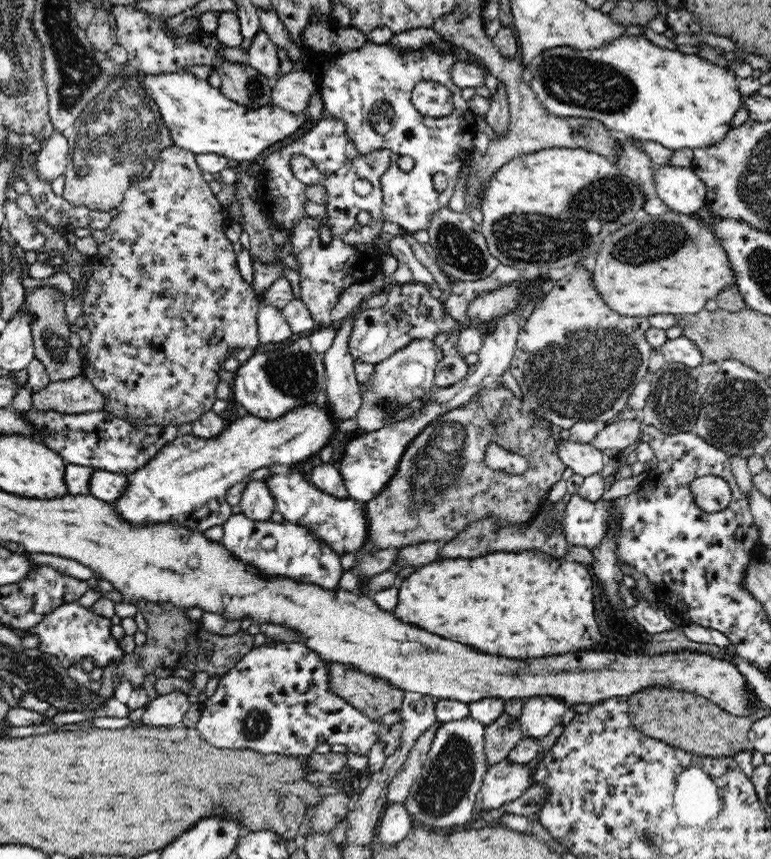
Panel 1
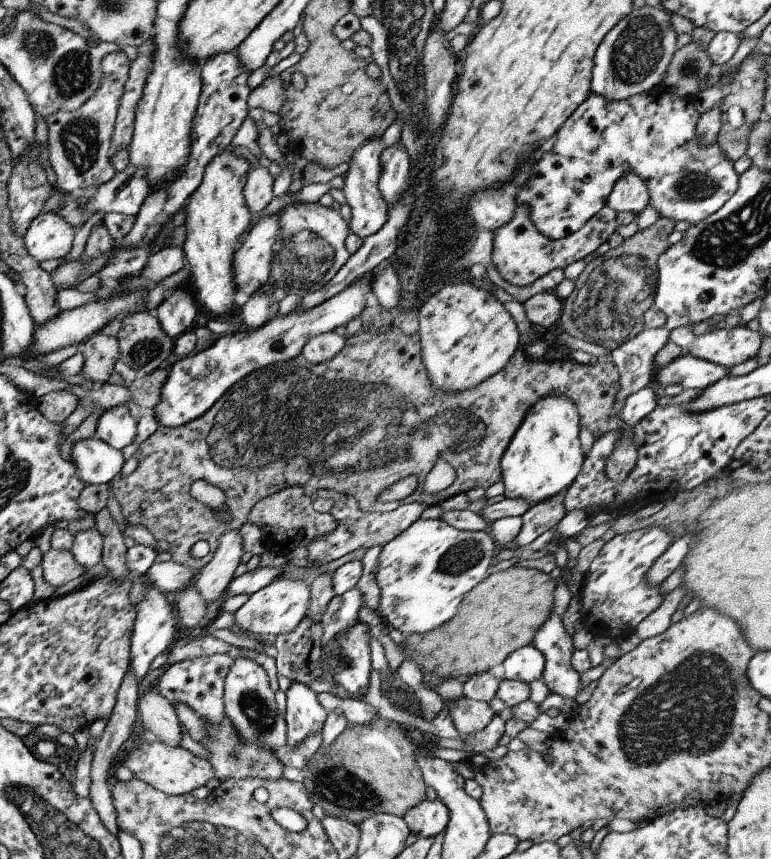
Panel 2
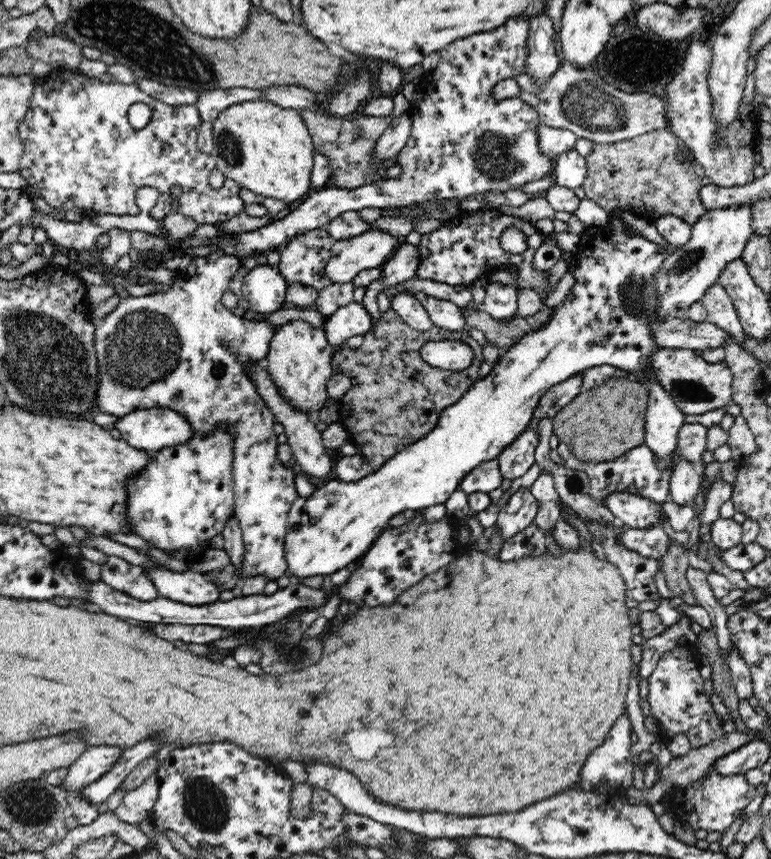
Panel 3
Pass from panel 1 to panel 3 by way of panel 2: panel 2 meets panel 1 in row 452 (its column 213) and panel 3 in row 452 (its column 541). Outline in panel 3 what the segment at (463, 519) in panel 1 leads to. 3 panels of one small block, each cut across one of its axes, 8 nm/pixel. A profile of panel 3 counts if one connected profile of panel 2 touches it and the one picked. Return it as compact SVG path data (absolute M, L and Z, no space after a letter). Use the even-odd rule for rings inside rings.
M392 309L382 313L378 324L364 334L362 346L352 350L347 346L338 348L338 352L331 360L333 372L343 374L351 379L351 387L344 396L338 400L340 405L339 423L348 431L350 442L364 456L372 470L377 471L391 456L400 452L404 447L420 440L438 422L440 412L447 406L458 402L458 399L478 379L478 367L482 357L482 346L464 331L449 331L446 328L434 327L433 330L414 330L398 316ZM442 340L455 340L463 342L473 350L472 362L464 370L446 370L428 364L420 354L426 342L442 342Z

